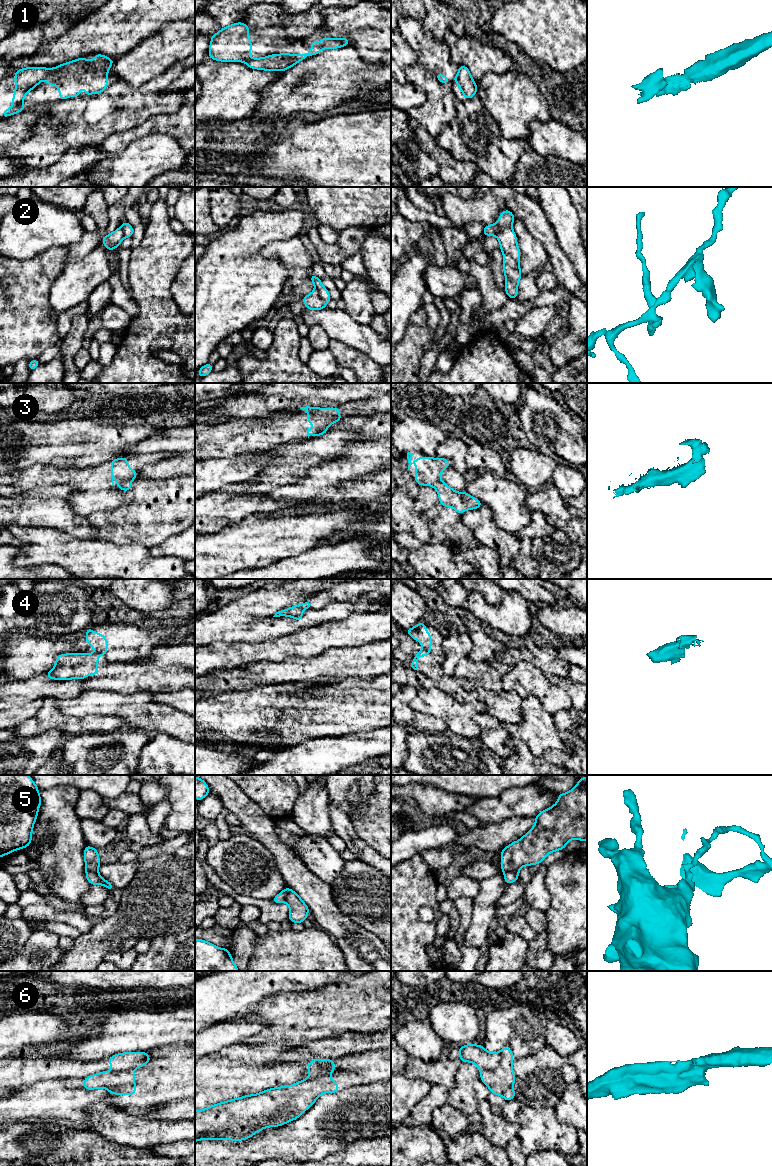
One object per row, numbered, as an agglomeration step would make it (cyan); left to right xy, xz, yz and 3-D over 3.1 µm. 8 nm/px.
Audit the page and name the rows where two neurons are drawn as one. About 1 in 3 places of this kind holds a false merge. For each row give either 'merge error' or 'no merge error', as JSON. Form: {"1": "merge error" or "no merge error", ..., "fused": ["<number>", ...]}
{"1": "merge error", "2": "merge error", "3": "merge error", "4": "merge error", "5": "merge error", "6": "merge error", "fused": ["1", "2", "3", "4", "5", "6"]}

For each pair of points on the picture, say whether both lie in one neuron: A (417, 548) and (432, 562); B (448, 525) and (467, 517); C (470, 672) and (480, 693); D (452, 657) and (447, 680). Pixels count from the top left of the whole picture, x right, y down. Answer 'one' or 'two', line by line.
A: one
B: two
C: two
D: two

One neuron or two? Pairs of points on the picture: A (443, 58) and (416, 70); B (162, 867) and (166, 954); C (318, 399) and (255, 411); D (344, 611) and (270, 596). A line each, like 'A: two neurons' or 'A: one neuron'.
A: two neurons
B: two neurons
C: one neuron
D: one neuron

